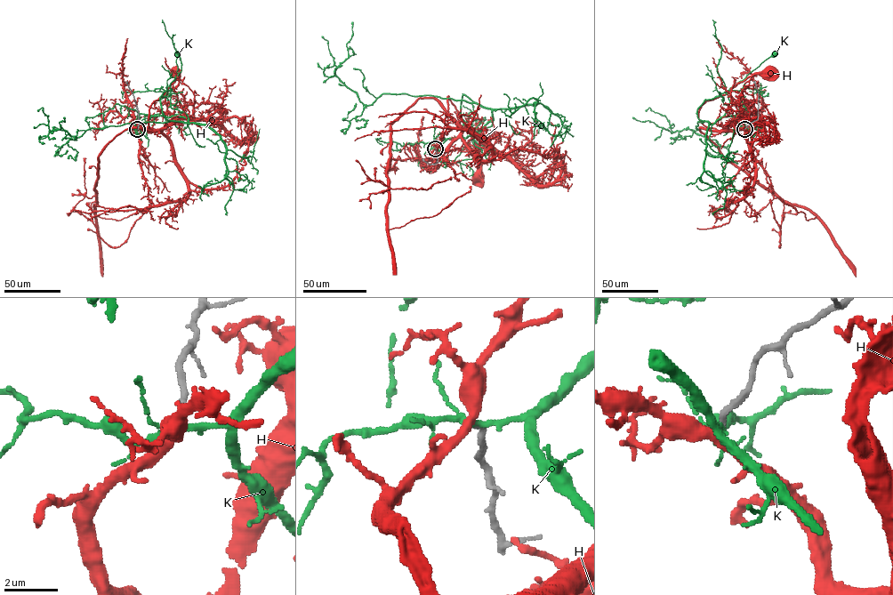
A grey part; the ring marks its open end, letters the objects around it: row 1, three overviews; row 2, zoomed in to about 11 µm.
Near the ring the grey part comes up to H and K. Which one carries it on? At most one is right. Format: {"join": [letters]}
{"join": []}

